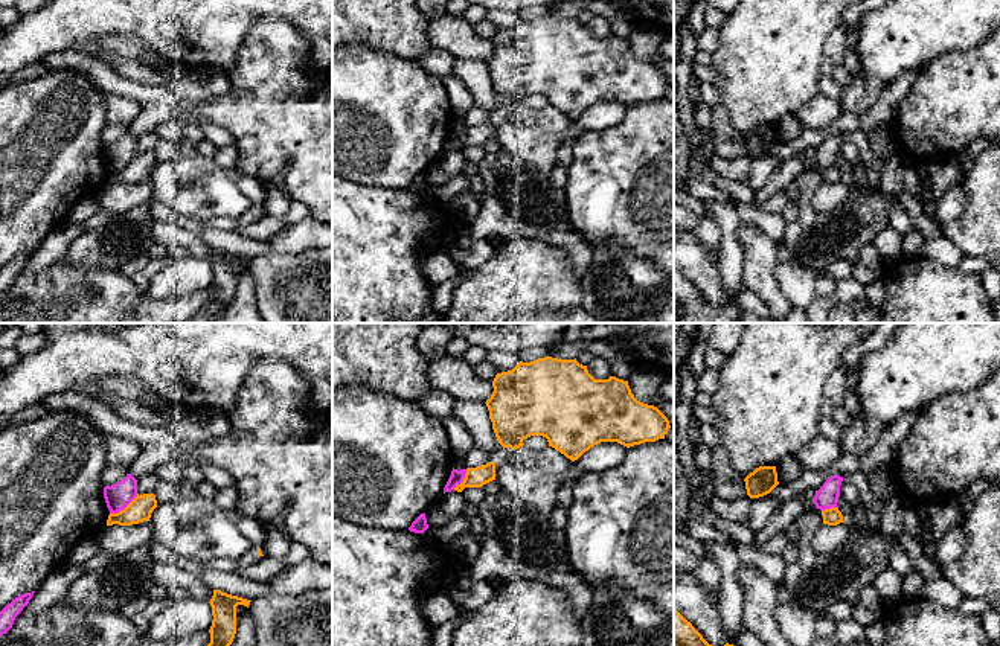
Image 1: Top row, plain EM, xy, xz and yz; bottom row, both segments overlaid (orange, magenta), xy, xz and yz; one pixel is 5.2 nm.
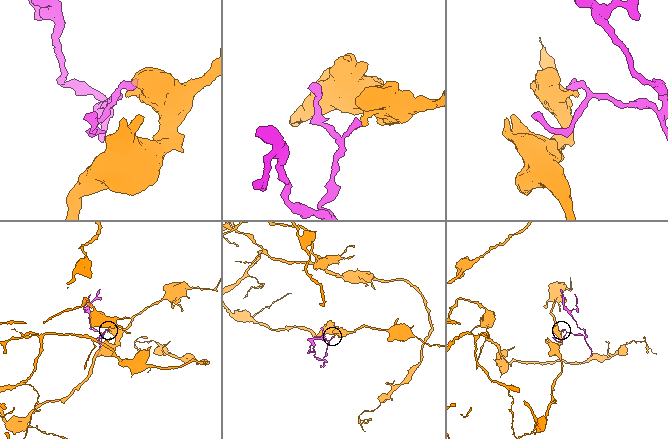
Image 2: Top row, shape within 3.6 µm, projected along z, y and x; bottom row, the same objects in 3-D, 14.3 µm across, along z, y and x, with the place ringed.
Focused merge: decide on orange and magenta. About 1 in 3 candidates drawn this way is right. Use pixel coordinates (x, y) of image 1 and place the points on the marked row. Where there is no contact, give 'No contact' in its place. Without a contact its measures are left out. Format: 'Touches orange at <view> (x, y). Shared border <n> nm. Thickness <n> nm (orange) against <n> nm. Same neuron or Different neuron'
Touches orange at xy (125, 508). Shared border 190 nm. Thickness 120 nm (orange) against 140 nm. Different neuron

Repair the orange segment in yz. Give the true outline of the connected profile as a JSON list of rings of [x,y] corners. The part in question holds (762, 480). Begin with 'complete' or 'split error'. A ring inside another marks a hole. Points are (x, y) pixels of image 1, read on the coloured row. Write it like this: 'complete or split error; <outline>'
complete; [[[759,466],[744,481],[750,498],[764,497],[779,484],[776,466]]]

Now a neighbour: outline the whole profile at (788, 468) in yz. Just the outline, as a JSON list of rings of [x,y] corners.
[[[793,454],[785,456],[777,465],[777,481],[780,484],[794,481],[805,469],[802,465],[794,459]]]

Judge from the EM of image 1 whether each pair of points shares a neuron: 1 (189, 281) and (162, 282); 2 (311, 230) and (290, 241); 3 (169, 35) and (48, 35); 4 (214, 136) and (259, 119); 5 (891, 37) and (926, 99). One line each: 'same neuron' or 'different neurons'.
1: same neuron
2: same neuron
3: same neuron
4: different neurons
5: different neurons

